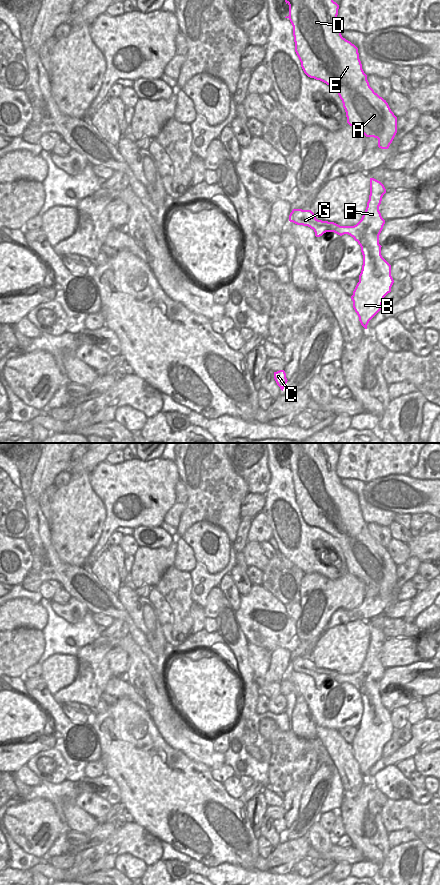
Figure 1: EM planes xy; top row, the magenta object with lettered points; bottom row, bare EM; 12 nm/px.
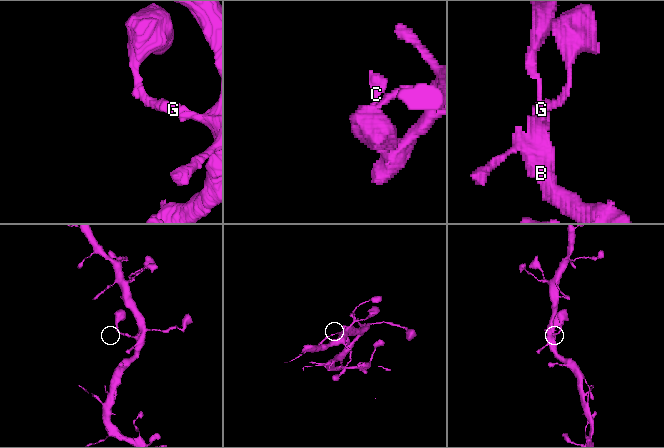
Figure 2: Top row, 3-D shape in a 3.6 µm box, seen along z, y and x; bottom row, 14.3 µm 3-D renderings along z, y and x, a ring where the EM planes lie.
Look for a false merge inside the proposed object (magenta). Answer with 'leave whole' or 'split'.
leave whole

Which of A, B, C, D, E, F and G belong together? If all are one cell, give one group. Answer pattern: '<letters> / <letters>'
A B C D E F G

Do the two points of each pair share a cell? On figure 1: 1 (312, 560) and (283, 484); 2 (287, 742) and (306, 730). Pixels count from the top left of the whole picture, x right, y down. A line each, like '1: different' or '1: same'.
1: same
2: different

